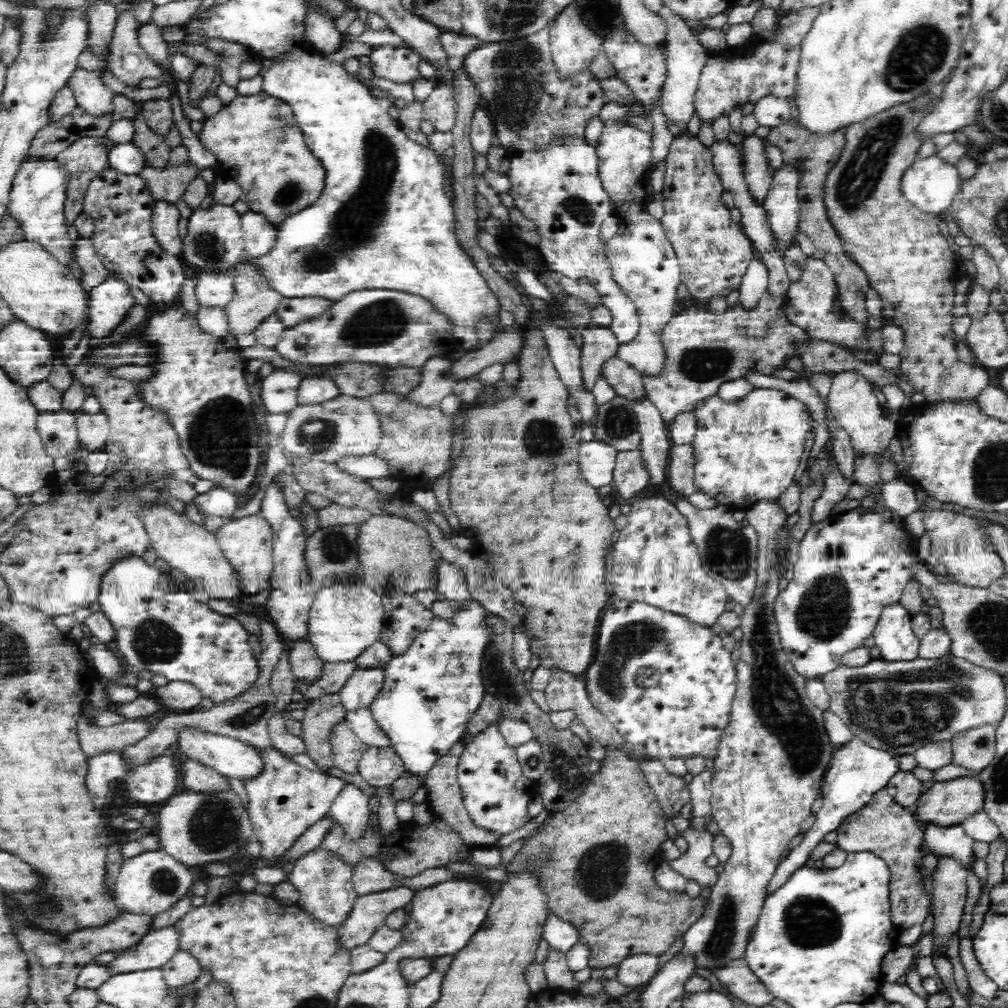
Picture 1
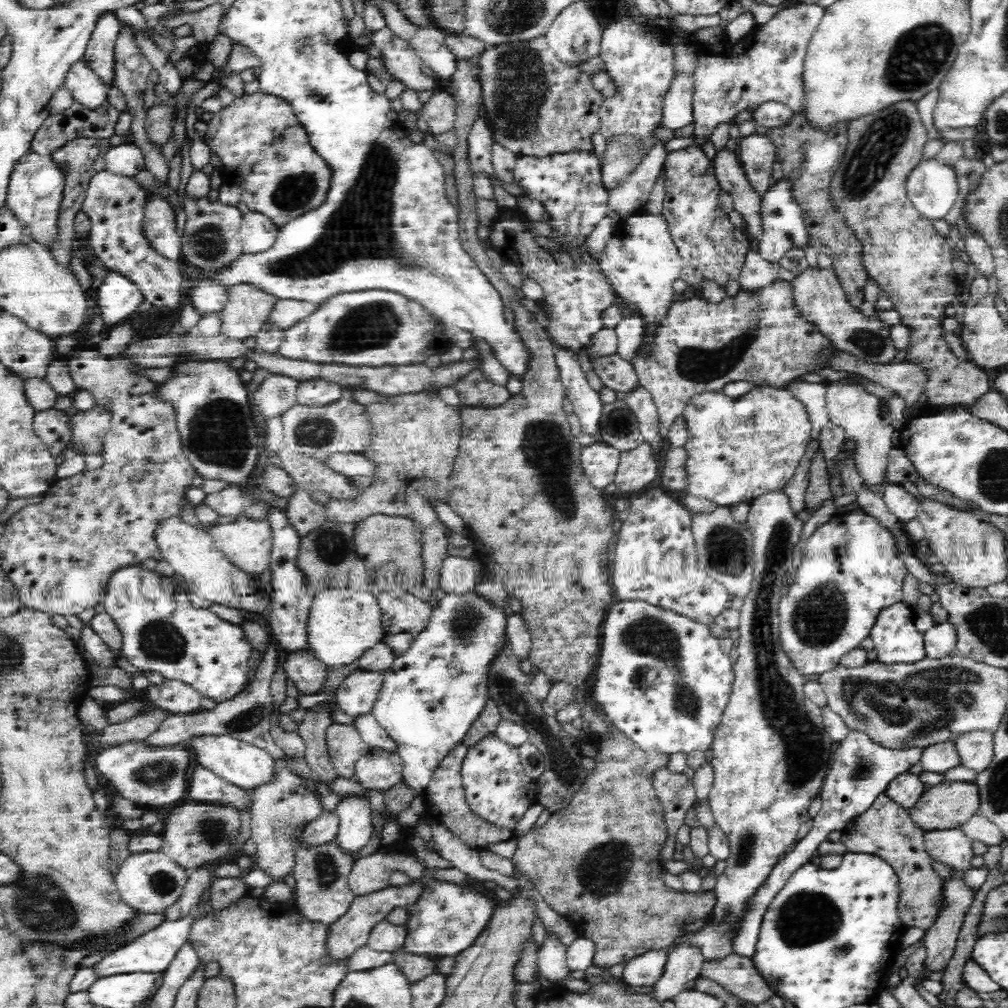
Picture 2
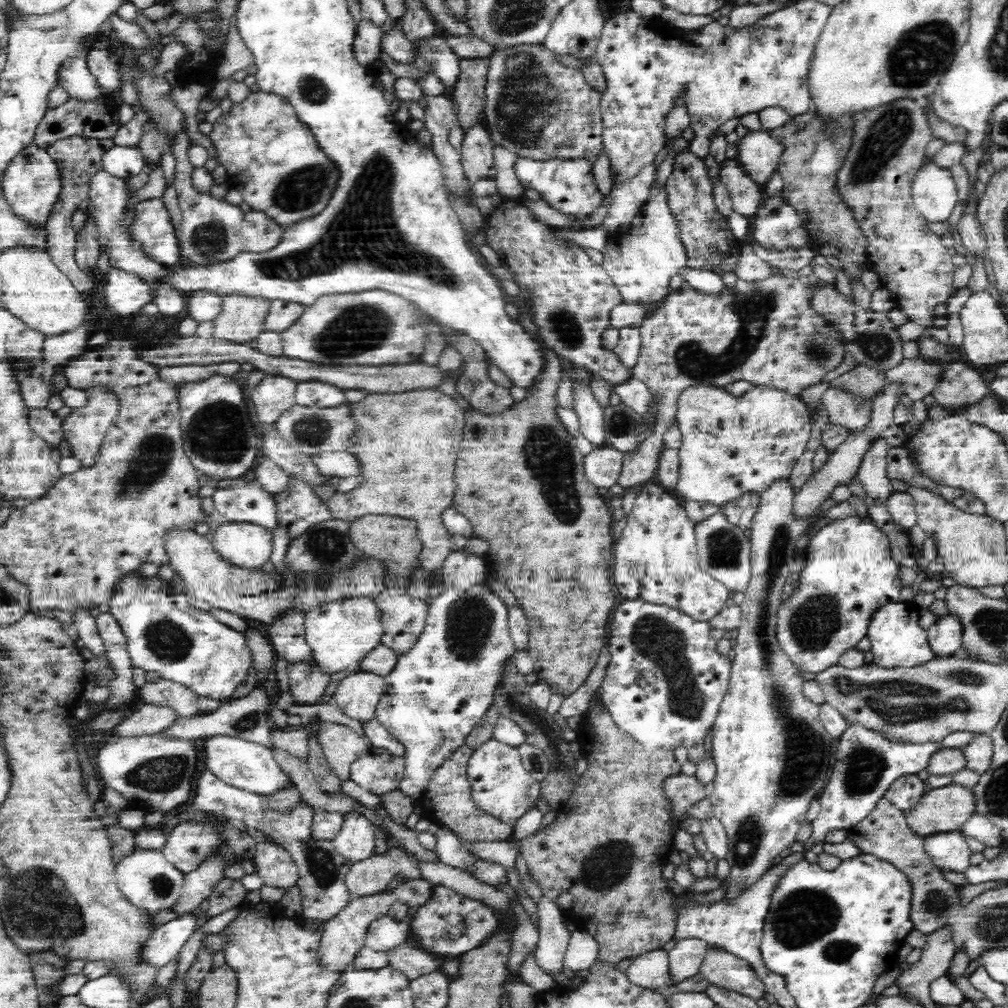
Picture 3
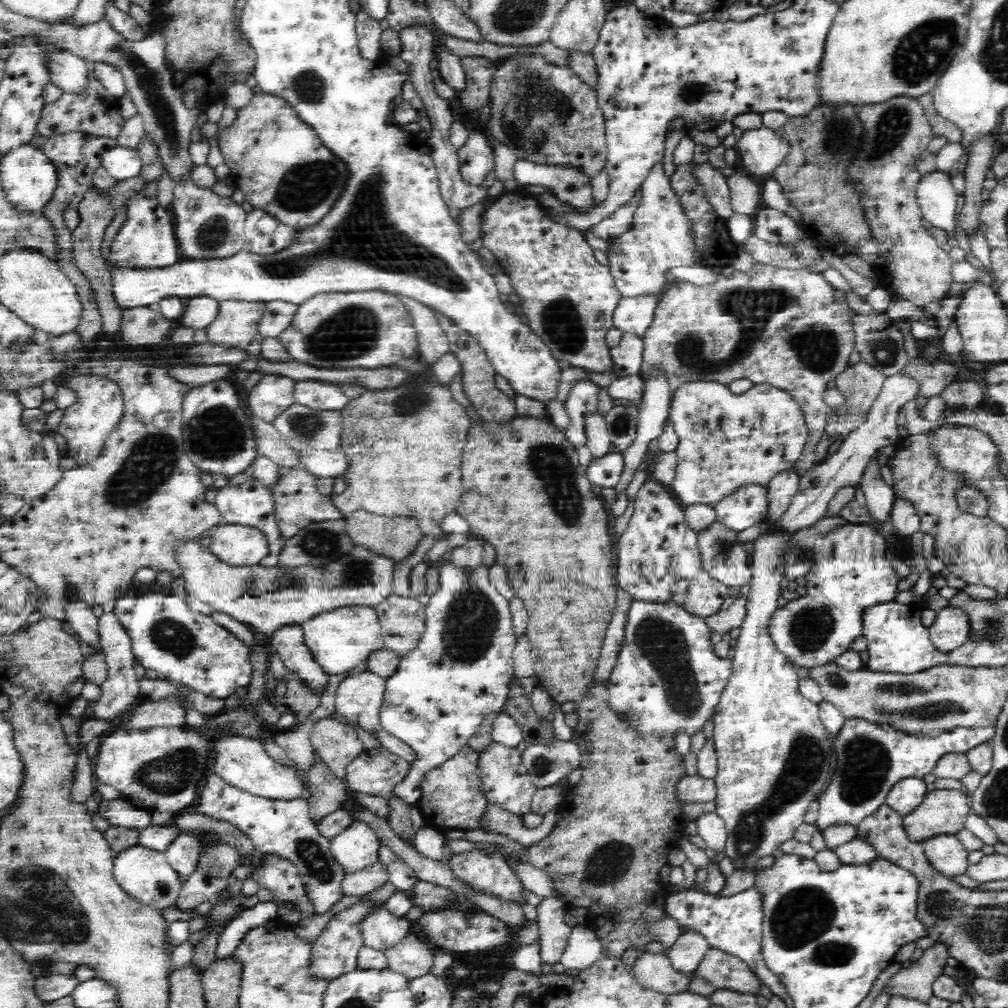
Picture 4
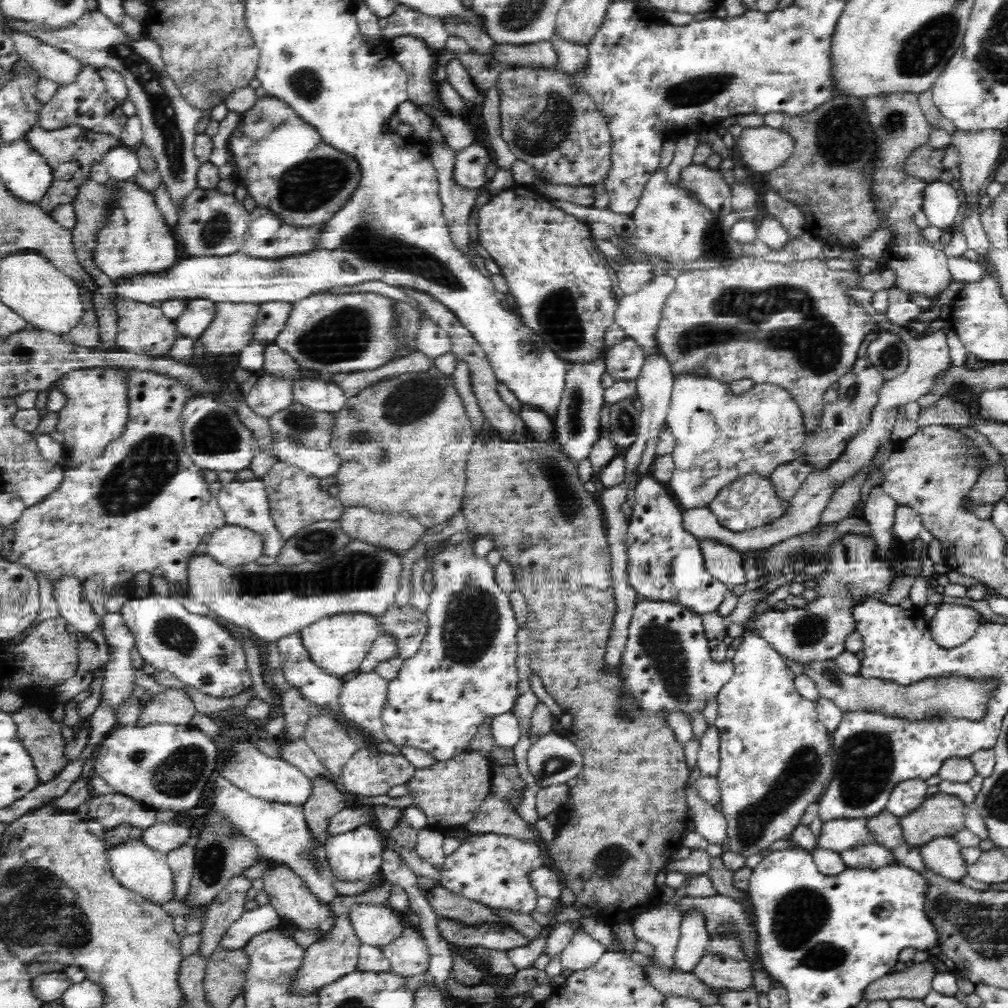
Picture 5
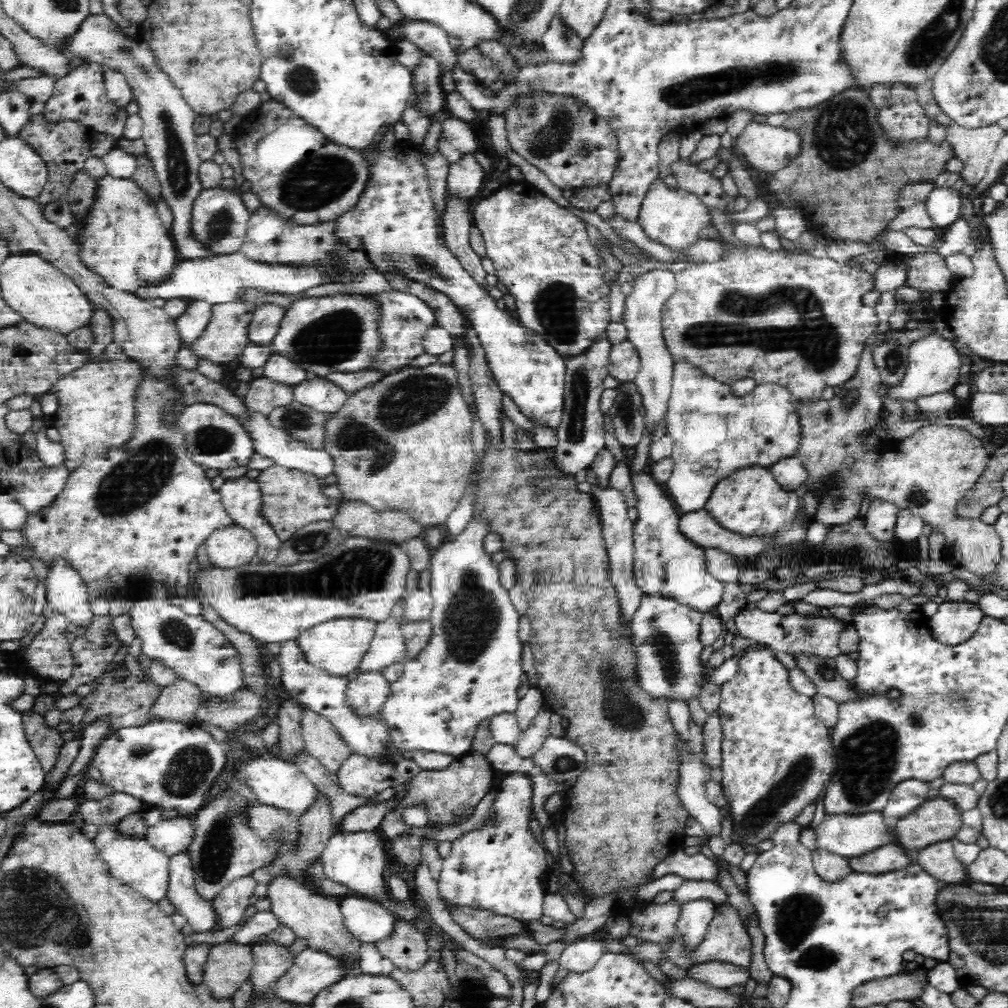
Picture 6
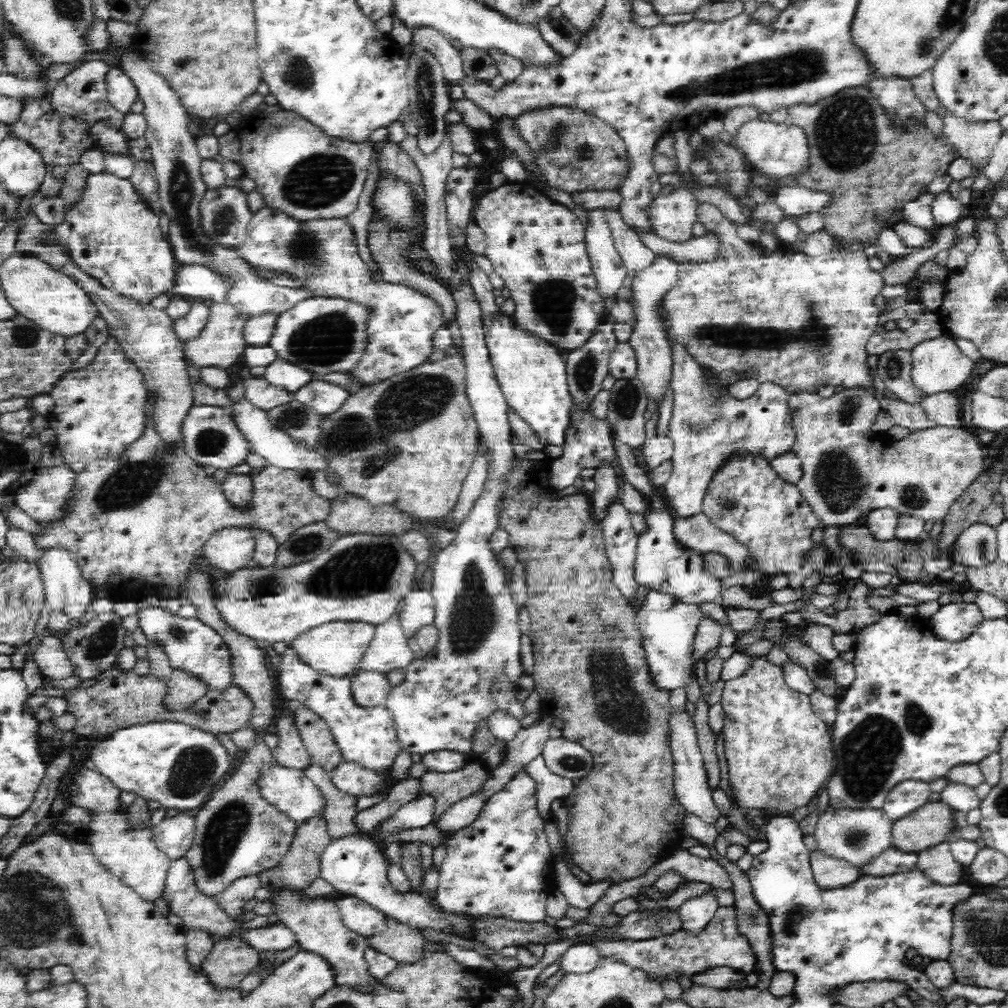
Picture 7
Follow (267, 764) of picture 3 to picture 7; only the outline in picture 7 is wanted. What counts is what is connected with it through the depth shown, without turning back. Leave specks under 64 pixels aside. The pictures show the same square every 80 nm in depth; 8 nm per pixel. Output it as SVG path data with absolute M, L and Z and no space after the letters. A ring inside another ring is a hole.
M274 764L262 772L261 793L276 810L297 824L322 818L326 799L302 770Z

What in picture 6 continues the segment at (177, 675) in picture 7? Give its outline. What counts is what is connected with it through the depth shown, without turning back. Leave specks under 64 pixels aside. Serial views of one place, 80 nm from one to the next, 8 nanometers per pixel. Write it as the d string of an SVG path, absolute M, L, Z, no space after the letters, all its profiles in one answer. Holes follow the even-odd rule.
M176 677L170 686L163 688L150 711L159 720L192 722L193 714L203 696L203 691L196 683Z

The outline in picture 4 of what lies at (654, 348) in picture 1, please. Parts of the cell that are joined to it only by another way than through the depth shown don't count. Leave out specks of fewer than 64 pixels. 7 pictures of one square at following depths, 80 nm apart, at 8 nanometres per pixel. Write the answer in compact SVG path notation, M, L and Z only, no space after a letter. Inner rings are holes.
M663 162L650 168L641 184L642 200L632 217L630 231L608 241L608 270L622 297L662 294L668 286L665 274L676 266L694 265L694 241L680 201L676 199L670 178L664 175Z

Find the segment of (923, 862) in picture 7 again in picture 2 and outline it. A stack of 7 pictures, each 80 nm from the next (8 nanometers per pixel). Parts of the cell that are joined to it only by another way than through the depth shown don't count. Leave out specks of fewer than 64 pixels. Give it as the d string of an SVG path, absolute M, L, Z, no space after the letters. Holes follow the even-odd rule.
M959 826L946 830L926 830L925 847L933 860L953 866L956 870L967 871L971 867L972 840Z

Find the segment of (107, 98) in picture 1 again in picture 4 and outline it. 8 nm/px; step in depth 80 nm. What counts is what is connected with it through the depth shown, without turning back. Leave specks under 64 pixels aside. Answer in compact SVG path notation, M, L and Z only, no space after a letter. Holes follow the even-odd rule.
M54 49L47 54L50 81L64 93L82 94L88 85L90 64L68 51Z

